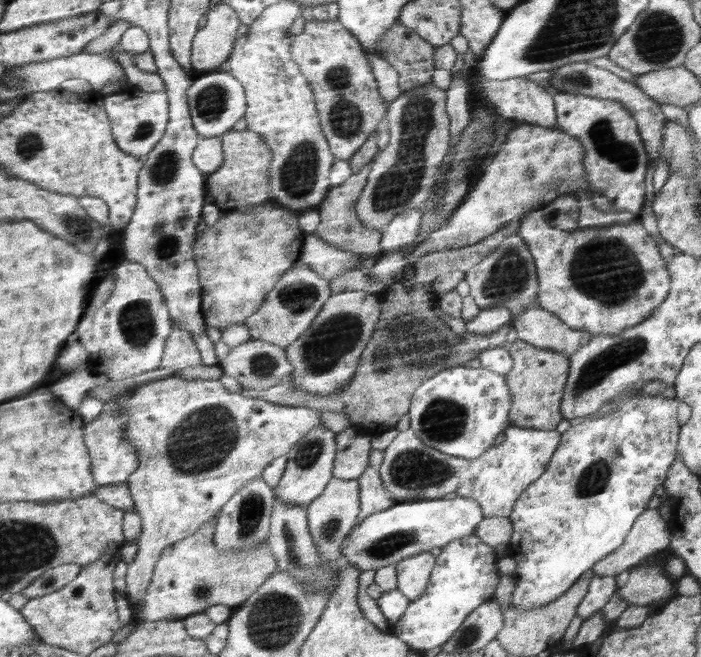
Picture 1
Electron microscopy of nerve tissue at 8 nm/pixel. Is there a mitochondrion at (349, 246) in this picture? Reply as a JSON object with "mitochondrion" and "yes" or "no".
{"mitochondrion":"no"}

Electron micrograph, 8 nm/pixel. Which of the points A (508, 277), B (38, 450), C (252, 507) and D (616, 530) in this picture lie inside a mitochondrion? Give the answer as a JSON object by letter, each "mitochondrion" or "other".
{"A":"mitochondrion","B":"other","C":"mitochondrion","D":"other"}

